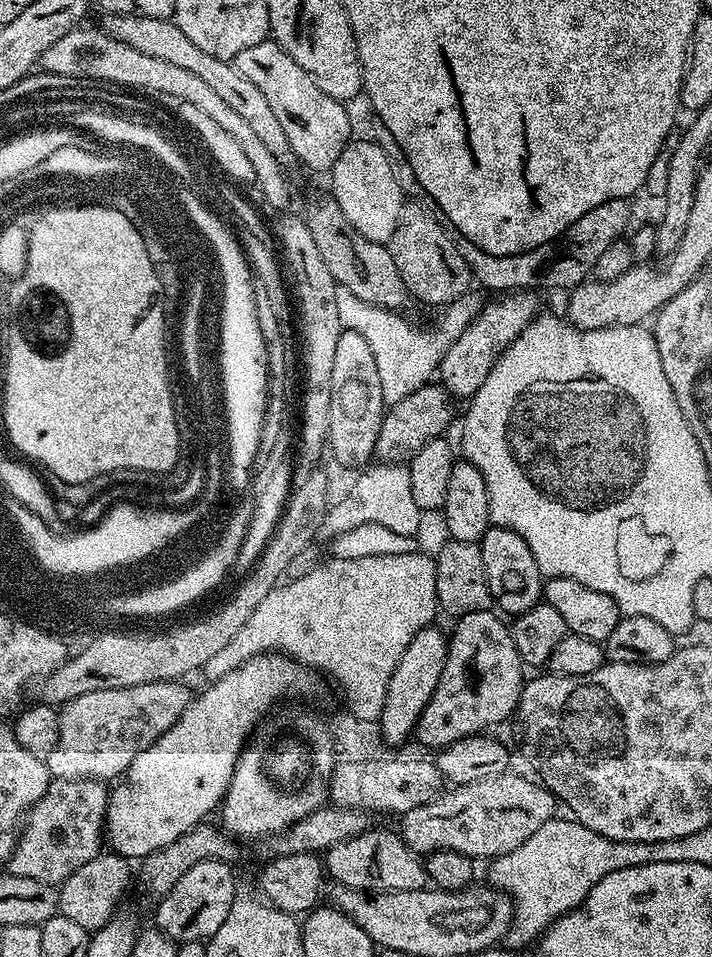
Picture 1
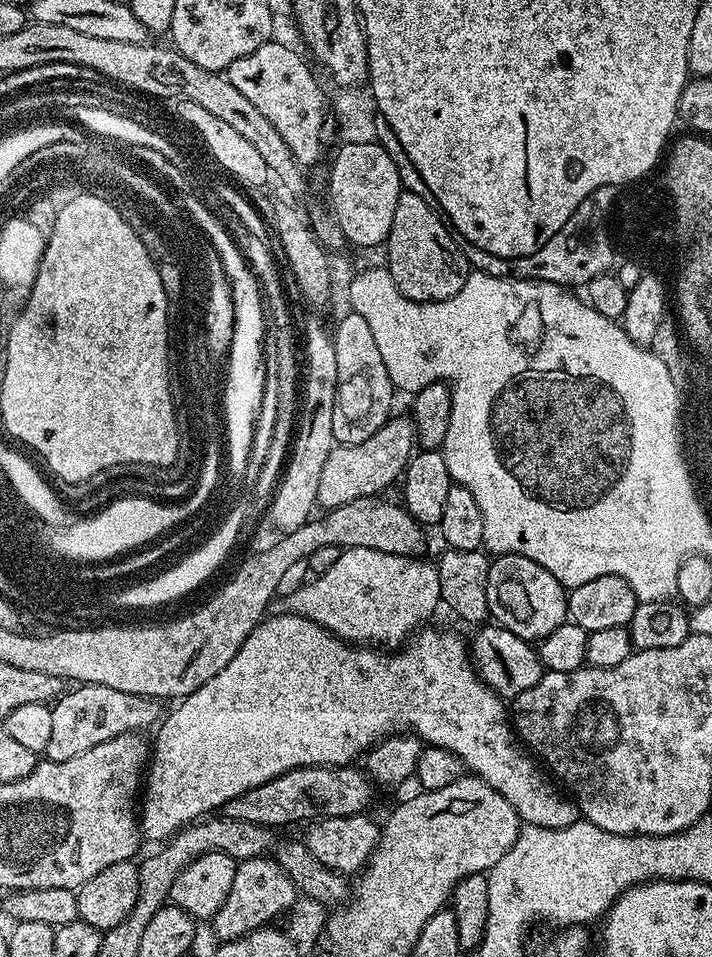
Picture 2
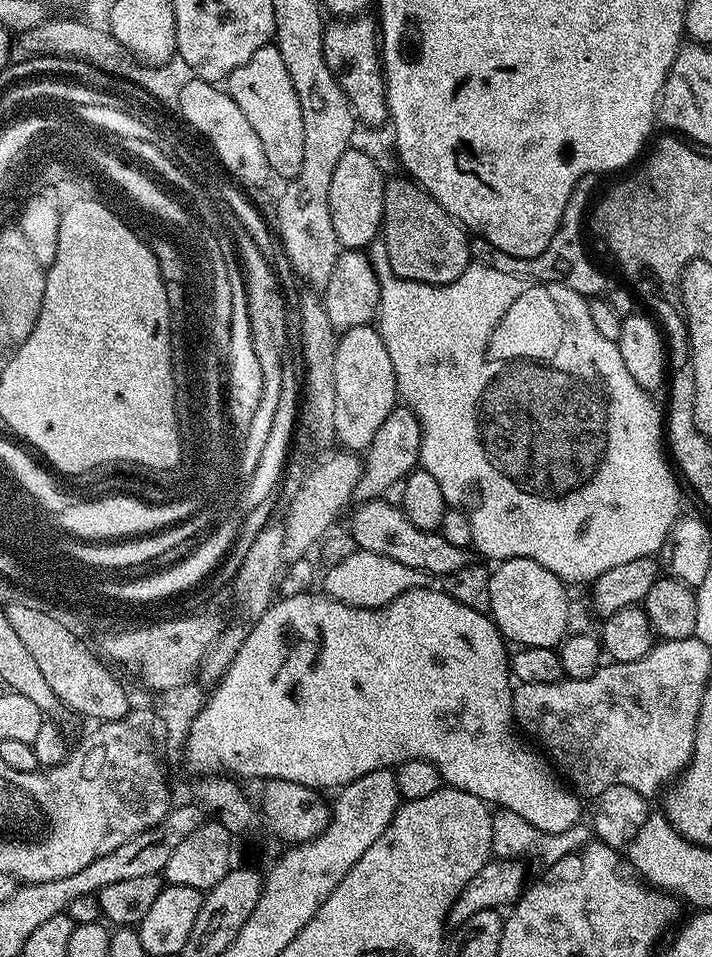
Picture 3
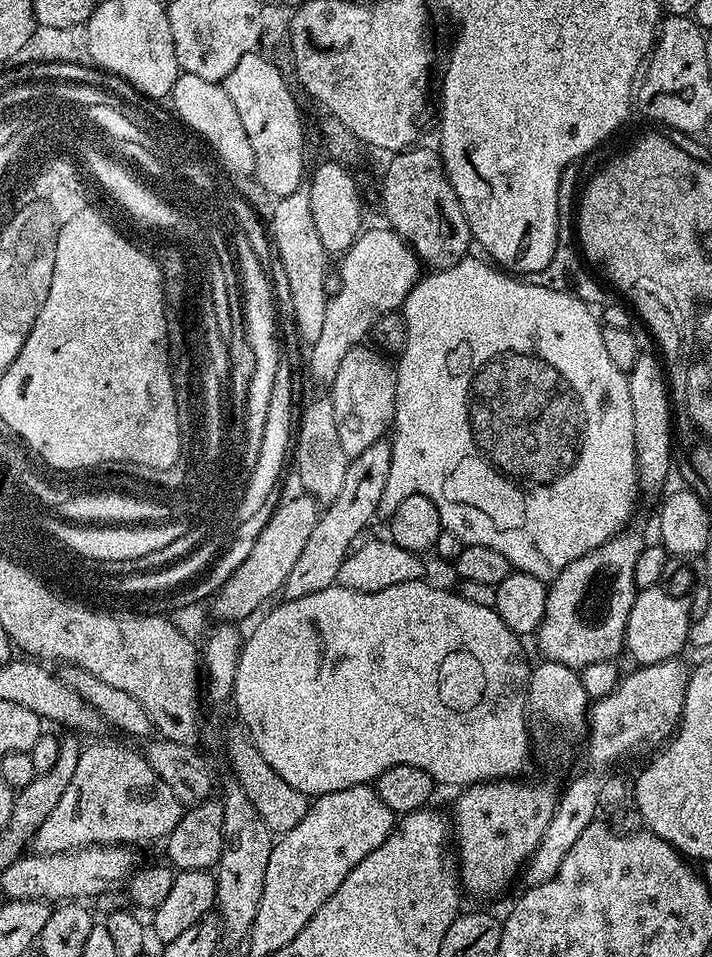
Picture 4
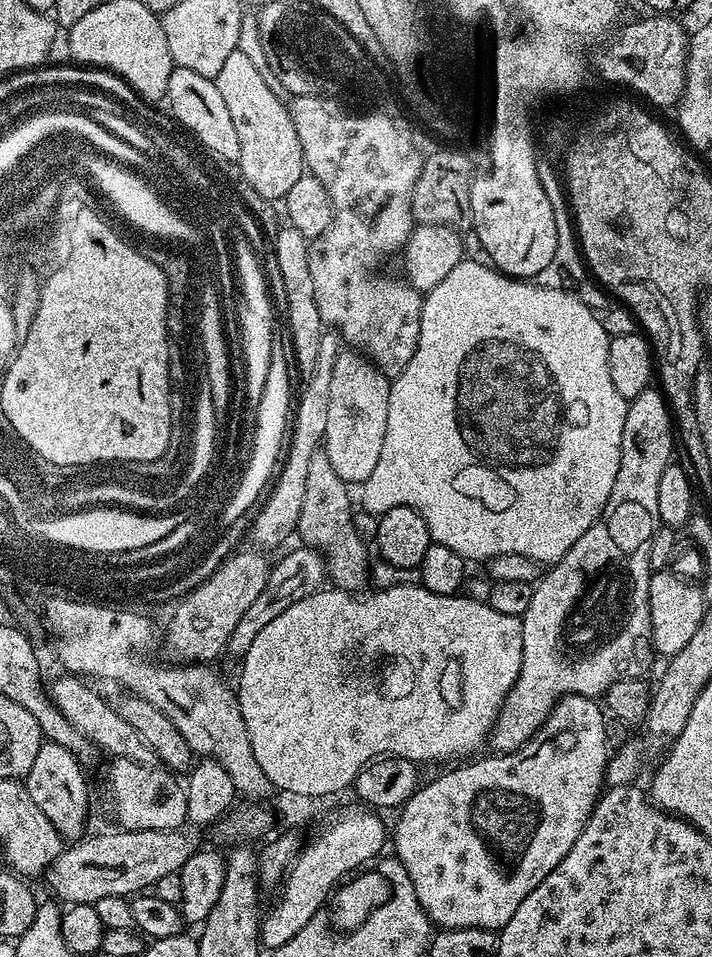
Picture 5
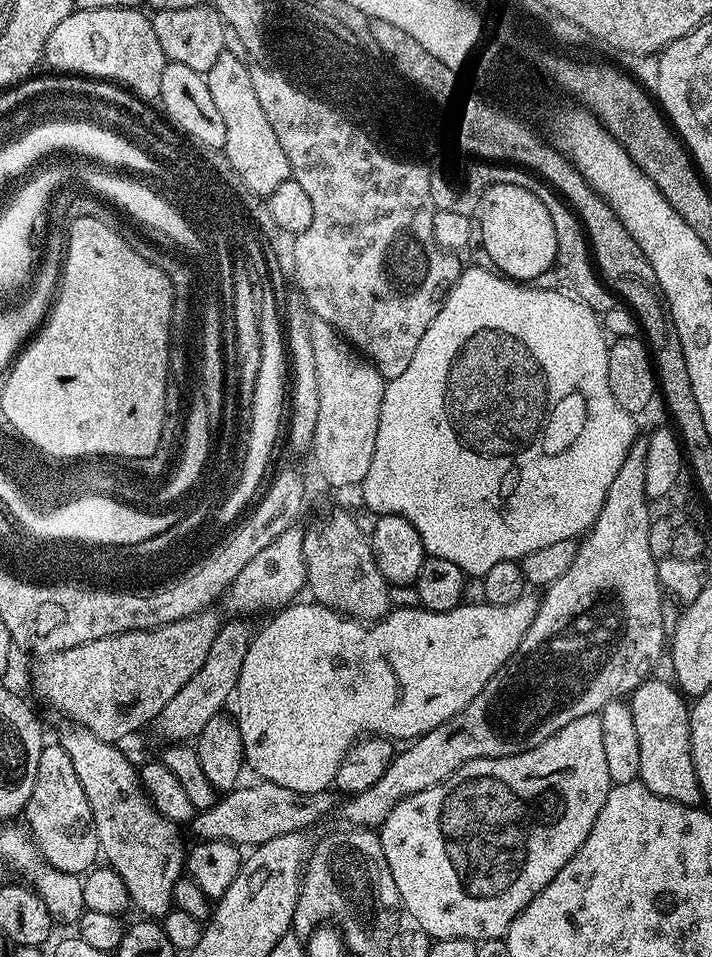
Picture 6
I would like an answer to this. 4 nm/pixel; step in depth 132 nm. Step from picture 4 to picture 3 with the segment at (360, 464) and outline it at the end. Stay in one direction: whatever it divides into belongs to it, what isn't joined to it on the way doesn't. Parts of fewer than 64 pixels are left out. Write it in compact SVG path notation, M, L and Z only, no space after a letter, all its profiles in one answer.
M397 406L390 414L386 414L386 422L378 426L378 434L369 442L362 456L362 467L358 486L356 487L355 499L363 502L365 500L379 500L392 487L399 485L404 477L420 463L420 447L422 446L422 430L420 423L414 413L407 406Z

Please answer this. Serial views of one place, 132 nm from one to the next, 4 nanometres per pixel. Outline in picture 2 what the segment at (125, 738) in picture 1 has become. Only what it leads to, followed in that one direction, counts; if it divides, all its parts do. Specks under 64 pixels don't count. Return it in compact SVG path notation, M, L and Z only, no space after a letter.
M82 684L73 689L73 692L65 691L51 705L50 742L46 742L43 753L49 760L66 762L66 758L78 758L78 754L94 750L98 742L110 742L110 738L118 738L118 734L123 732L151 729L157 723L158 704L155 699L138 694L122 694L122 690L110 690L110 686L97 684Z

